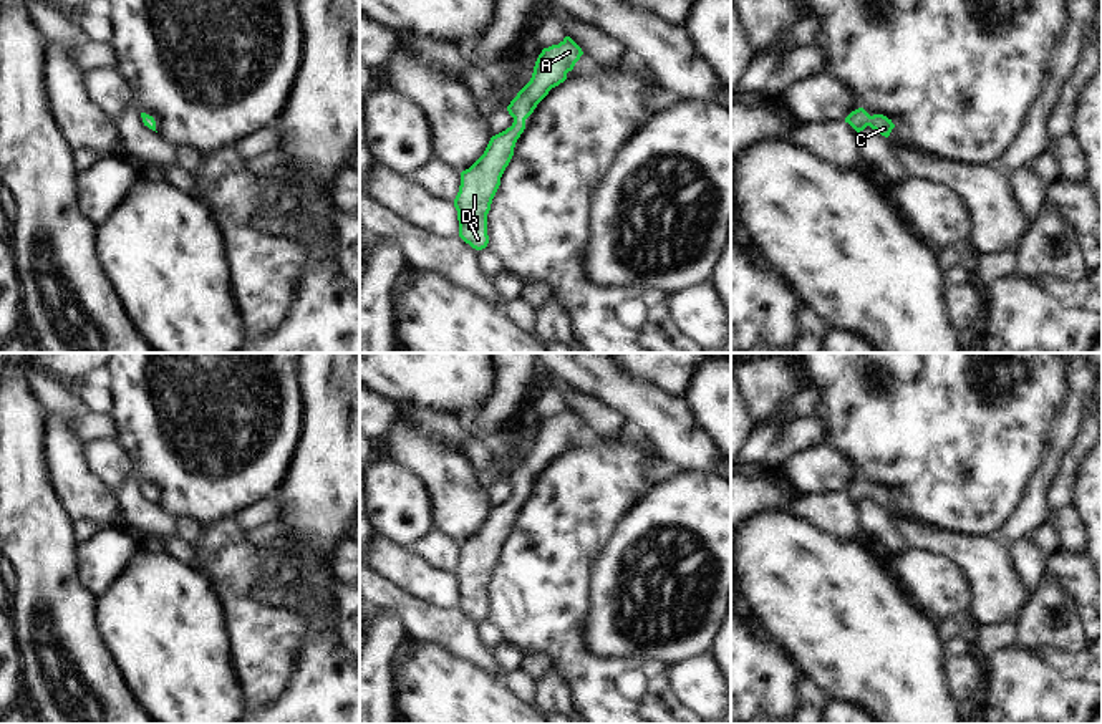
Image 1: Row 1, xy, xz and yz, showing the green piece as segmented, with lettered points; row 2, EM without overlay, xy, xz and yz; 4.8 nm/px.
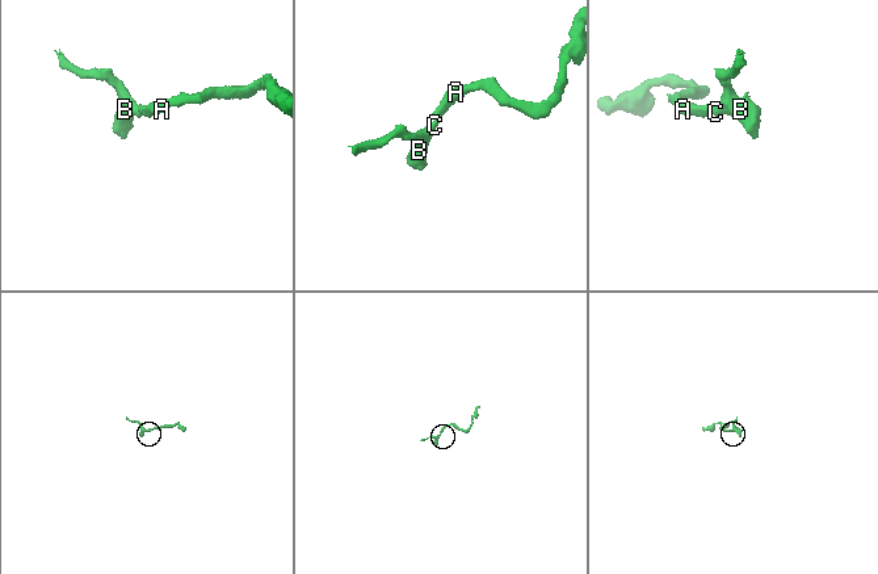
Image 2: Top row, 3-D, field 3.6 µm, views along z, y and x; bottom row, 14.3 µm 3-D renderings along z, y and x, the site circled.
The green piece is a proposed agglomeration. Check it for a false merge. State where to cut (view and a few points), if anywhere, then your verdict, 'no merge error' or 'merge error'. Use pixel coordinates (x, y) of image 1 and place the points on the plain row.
no cut; no merge error

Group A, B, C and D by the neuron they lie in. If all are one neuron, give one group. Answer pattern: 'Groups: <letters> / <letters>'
Groups: A B C D.

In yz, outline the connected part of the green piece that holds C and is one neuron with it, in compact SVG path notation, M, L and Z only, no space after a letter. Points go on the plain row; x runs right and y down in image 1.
M863 479L852 482L845 494L848 494L857 504L863 502L867 497L875 500L878 505L888 509L895 495L883 485L870 487Z

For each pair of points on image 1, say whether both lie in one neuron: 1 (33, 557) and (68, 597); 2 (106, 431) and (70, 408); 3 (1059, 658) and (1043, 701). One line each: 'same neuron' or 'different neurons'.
1: same neuron
2: different neurons
3: different neurons

